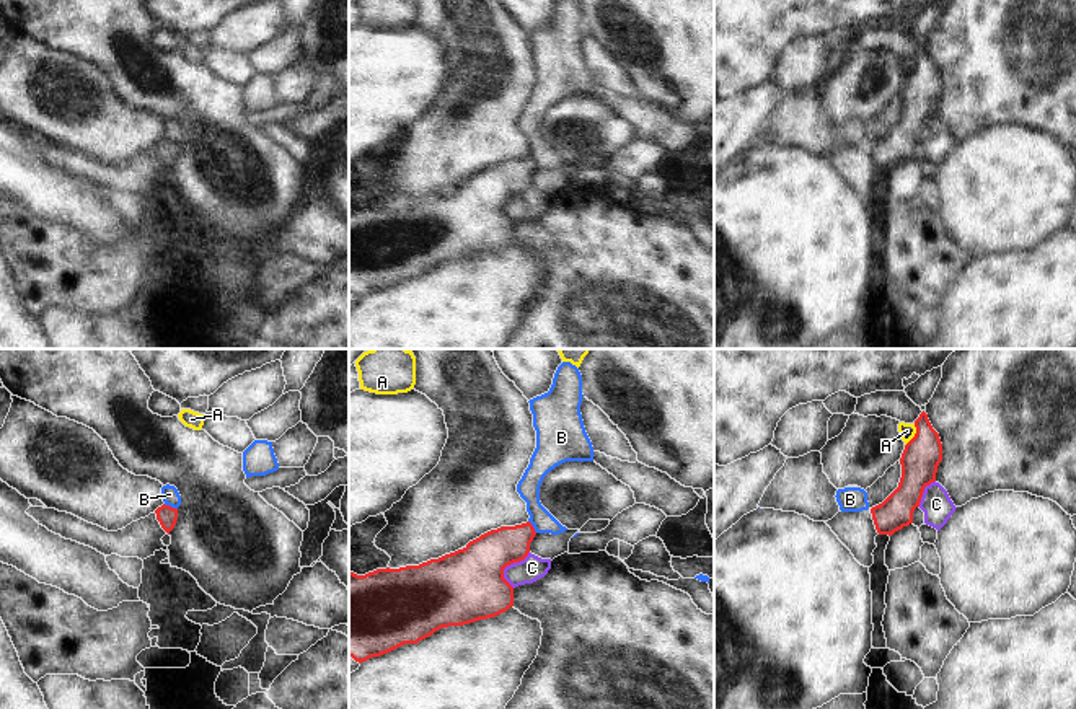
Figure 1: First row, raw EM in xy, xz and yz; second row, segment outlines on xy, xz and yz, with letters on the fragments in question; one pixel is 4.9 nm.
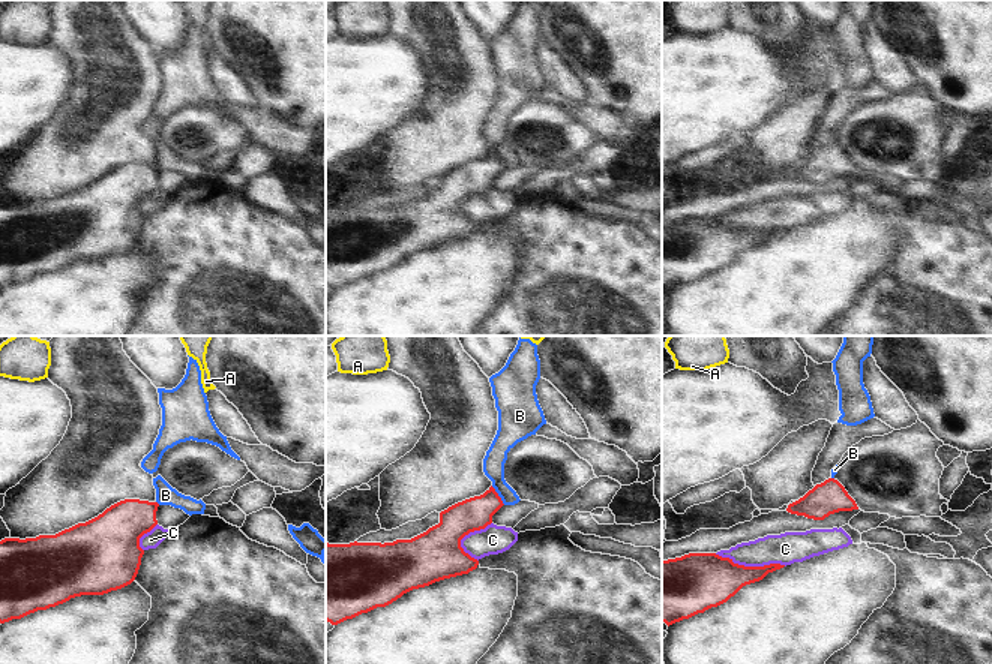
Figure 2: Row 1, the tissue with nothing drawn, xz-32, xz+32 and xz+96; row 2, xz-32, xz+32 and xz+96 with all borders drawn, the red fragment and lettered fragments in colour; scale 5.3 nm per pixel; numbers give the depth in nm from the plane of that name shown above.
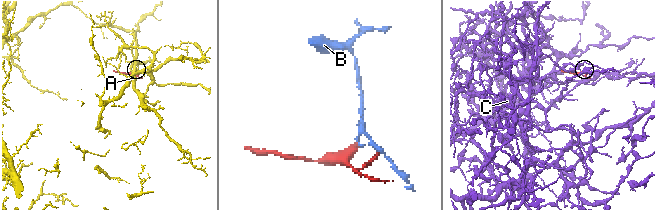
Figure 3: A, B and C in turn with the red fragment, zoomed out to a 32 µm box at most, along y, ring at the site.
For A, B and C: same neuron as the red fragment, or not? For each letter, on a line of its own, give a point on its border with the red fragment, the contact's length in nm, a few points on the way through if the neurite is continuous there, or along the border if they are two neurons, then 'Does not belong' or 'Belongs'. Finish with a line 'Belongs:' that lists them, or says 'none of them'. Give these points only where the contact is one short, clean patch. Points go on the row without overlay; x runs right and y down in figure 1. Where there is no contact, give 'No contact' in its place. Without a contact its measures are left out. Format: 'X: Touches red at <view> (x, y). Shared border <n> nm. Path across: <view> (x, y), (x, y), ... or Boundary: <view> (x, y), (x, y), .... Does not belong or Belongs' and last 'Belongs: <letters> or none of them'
A: Touches red at yz (915, 70). Shared border 120 nm. Boundary: yz (915, 59), (915, 69), (905, 80). Does not belong
B: Touches red at xy (168, 140). Shared border 80 nm. Boundary: xy (163, 139), (176, 144). Does not belong
C: Touches red at xz (507, 199). Shared border 200 nm. Does not belong
Belongs: none of them.

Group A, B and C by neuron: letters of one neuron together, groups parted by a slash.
A / B / C

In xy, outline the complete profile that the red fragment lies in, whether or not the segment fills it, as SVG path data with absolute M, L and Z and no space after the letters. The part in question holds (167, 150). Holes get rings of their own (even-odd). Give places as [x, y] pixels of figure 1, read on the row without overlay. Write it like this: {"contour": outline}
{"contour": "M163 139L161 142L155 145L155 148L161 163L170 170L170 166L174 163L176 155L178 155L178 143L173 143Z"}

